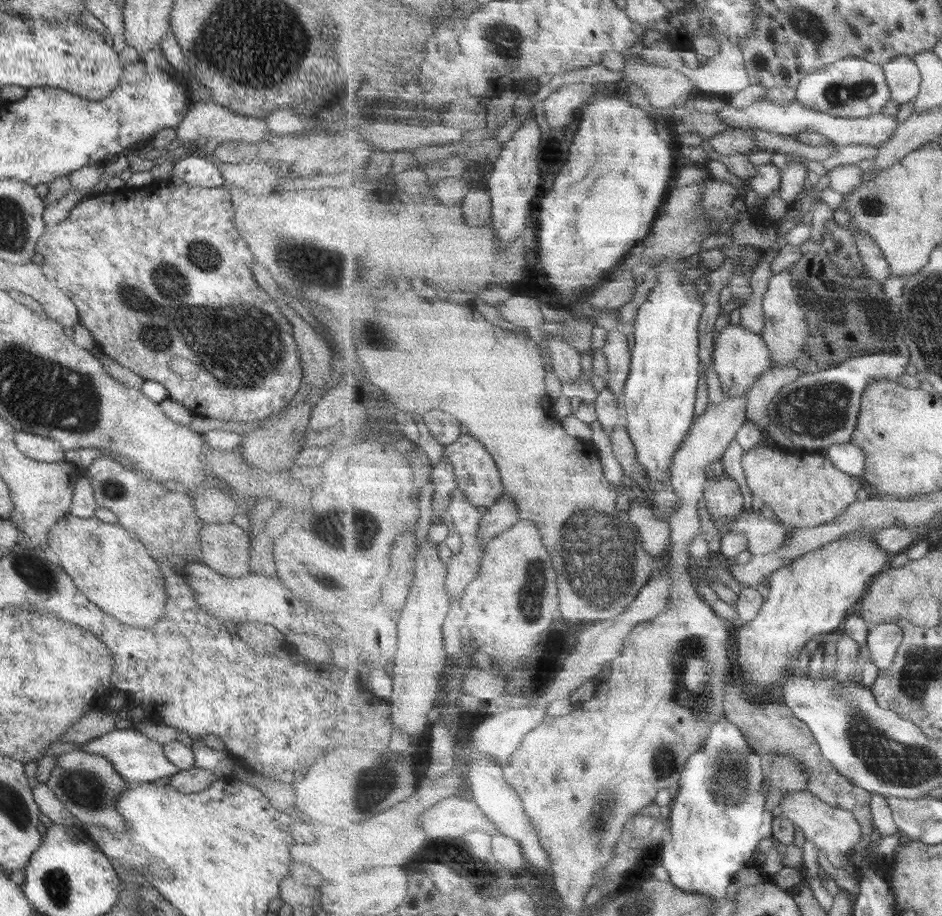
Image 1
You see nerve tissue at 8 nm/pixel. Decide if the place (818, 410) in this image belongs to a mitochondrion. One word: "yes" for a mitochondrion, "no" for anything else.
yes

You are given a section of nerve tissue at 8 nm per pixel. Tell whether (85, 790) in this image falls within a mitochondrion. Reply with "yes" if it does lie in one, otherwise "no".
yes

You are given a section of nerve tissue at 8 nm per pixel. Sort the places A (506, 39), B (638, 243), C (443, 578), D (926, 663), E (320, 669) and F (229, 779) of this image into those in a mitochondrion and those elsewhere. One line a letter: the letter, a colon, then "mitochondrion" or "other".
A: mitochondrion
B: other
C: other
D: mitochondrion
E: other
F: other

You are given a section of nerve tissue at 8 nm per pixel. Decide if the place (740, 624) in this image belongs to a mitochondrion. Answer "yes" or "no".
no

